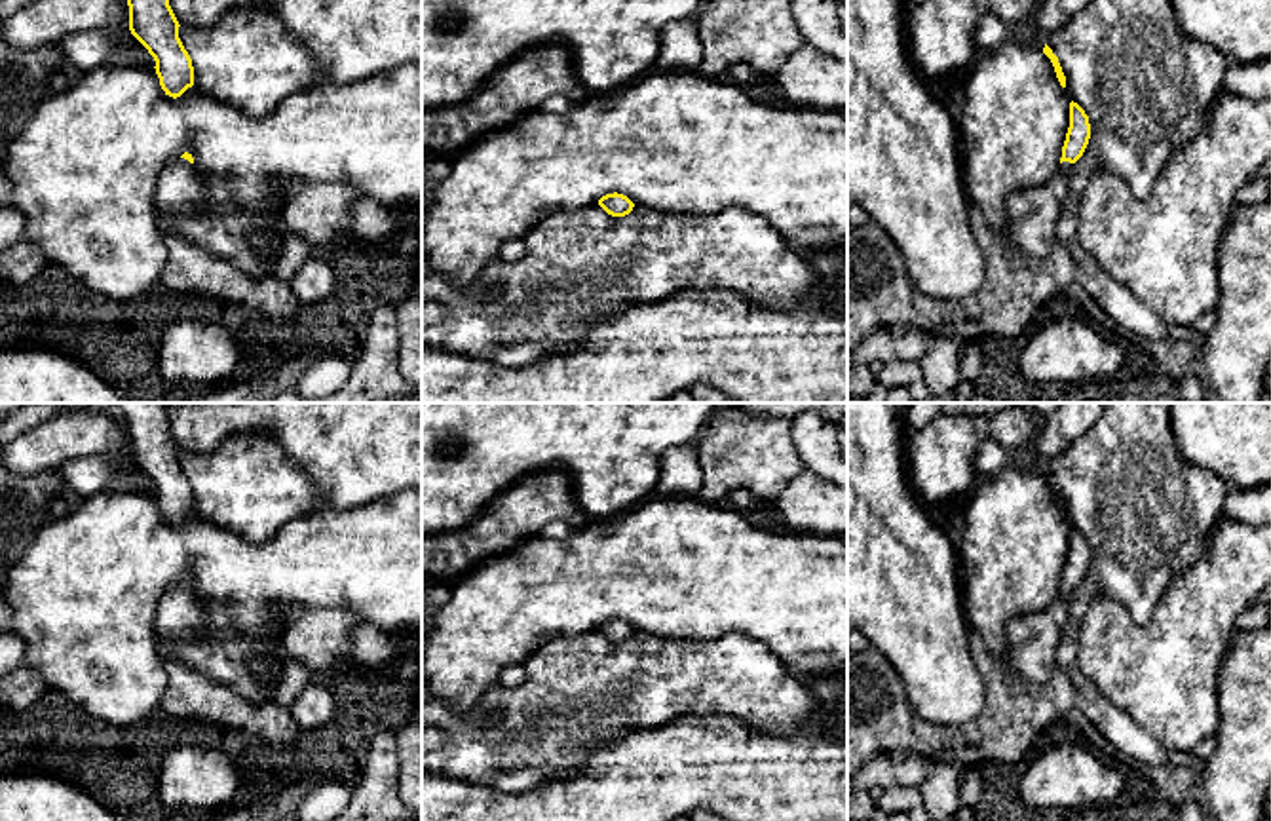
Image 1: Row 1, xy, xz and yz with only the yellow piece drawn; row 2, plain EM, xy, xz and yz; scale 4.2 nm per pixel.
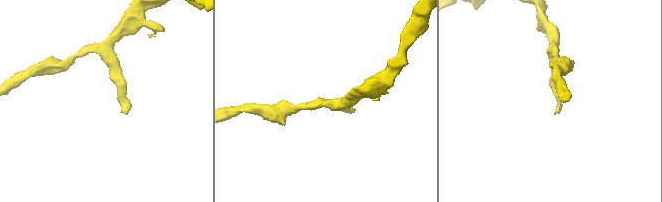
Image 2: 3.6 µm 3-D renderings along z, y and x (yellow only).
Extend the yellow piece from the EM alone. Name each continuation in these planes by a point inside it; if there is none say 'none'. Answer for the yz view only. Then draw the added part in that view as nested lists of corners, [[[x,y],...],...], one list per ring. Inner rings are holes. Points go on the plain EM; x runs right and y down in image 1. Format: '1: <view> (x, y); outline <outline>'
1: yz (1026, 692); outline [[[1062,587],[1047,610],[1013,620],[1007,625],[1005,661],[996,659],[984,639],[969,631],[969,650],[982,677],[986,703],[980,716],[967,724],[923,720],[916,715],[899,673],[876,646],[868,644],[861,652],[847,650],[847,777],[874,754],[891,754],[897,749],[963,770],[977,768],[980,762],[1020,764],[1034,739],[1075,705],[1075,688],[1056,659],[1072,595],[1073,589]]]

